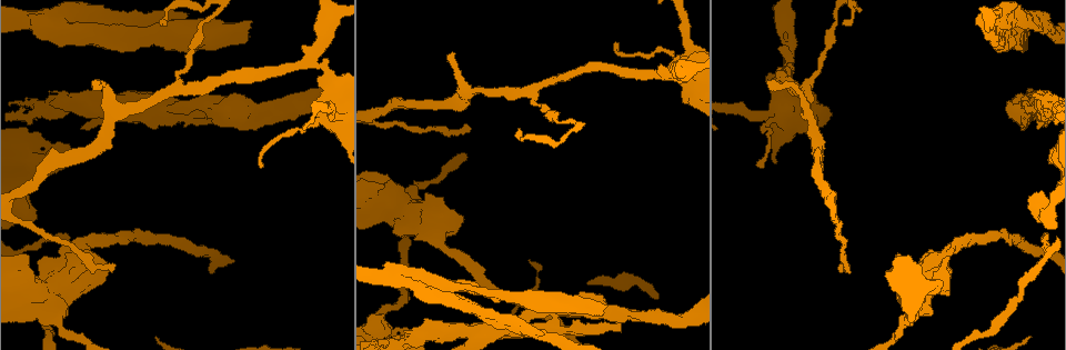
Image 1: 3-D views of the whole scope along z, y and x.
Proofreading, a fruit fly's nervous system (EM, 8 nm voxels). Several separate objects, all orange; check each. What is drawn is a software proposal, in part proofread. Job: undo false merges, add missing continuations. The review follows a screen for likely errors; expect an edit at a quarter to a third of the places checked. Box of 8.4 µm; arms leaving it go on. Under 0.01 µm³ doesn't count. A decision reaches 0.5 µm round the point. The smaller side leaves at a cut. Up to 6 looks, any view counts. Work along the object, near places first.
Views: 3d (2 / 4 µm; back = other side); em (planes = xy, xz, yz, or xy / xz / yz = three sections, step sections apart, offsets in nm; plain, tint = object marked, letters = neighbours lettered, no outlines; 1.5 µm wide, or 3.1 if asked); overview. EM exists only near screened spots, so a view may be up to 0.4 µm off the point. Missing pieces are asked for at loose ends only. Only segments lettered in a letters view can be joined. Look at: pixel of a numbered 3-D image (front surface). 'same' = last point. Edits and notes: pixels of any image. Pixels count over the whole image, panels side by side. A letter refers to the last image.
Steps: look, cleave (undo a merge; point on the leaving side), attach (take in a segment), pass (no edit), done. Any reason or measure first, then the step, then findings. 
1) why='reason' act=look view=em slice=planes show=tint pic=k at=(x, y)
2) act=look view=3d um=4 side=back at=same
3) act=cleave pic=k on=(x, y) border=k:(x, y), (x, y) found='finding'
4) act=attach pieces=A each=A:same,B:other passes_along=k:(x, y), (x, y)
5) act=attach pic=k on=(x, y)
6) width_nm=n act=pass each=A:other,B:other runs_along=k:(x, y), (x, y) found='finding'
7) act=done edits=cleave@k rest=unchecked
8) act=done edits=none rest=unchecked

why='long arm stops here' act=look view=em slice=xz step=4 show=letters pic=1 at=(468, 125)

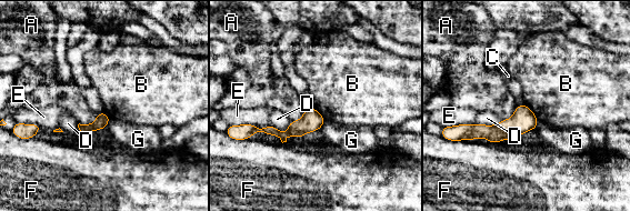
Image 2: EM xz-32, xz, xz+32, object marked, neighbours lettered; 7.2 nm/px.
act=look view=em slice=planes show=letters at=same

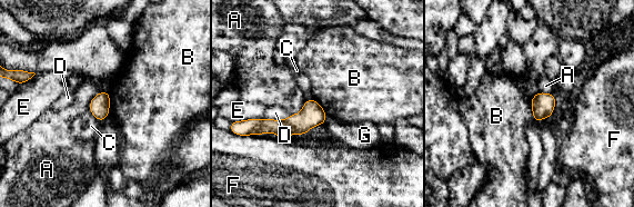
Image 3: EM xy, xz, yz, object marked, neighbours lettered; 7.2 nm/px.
act=pass each=A:other,B:other,C:other,D:other,E:other,F:other,G:other found='no lettered segment goes on from it'

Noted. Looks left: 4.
why='thick end' act=look view=3d um=4 pic=1 at=(603, 306)

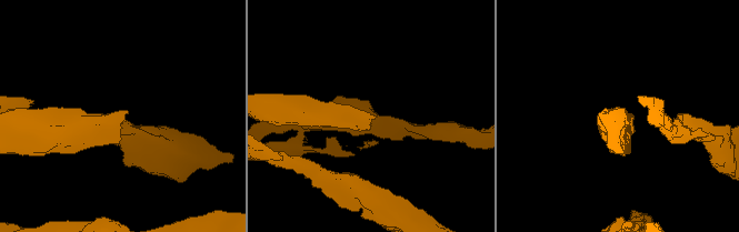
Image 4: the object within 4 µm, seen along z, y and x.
act=look view=em slice=xz step=8 show=letters pic=4 at=(126, 110)

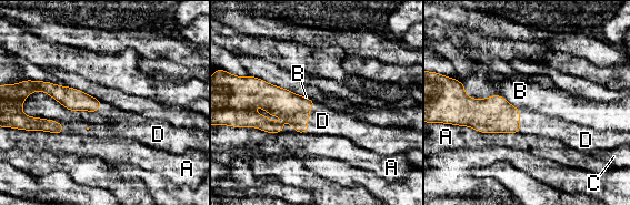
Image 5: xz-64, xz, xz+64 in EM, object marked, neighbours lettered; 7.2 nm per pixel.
act=attach pieces=D each=A:other,B:other,C:other,D:same passes_along=5:(281, 102), (308, 118), (322, 121) found='the neuron continues'

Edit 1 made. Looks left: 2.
act=done edits=attach@5 rest=unchecked

